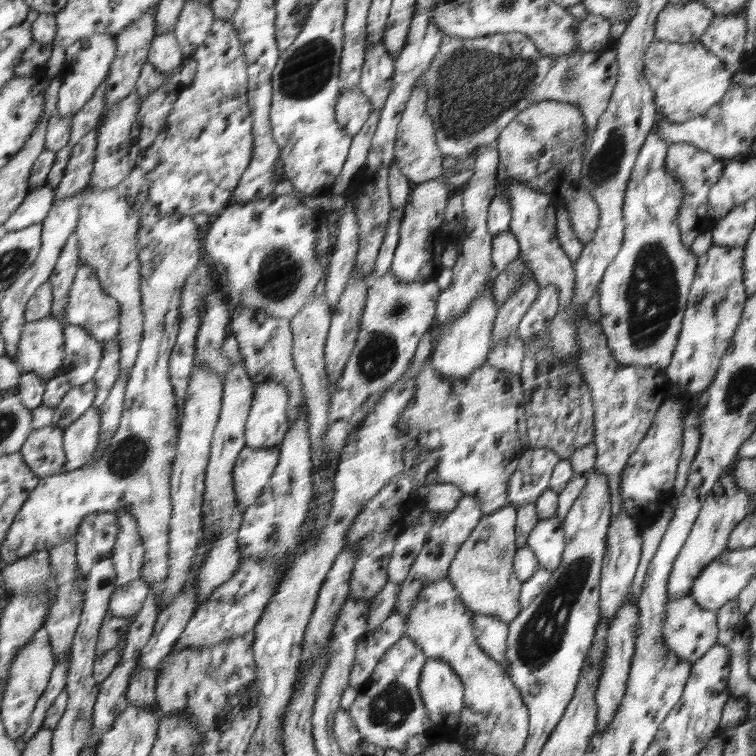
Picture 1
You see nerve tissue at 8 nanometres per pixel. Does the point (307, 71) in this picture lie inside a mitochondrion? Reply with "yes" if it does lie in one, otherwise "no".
yes

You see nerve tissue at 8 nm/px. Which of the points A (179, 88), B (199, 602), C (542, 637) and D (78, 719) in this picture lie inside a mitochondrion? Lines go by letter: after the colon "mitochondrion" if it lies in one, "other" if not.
A: other
B: other
C: mitochondrion
D: mitochondrion

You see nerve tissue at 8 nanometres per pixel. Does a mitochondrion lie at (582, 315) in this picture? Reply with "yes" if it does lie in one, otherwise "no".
no

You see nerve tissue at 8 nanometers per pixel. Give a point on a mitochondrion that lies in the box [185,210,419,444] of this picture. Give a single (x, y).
(380, 354)

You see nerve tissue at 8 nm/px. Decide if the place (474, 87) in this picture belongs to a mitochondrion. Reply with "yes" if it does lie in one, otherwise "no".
yes

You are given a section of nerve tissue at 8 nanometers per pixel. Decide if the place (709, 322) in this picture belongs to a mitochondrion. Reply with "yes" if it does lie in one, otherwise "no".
no

